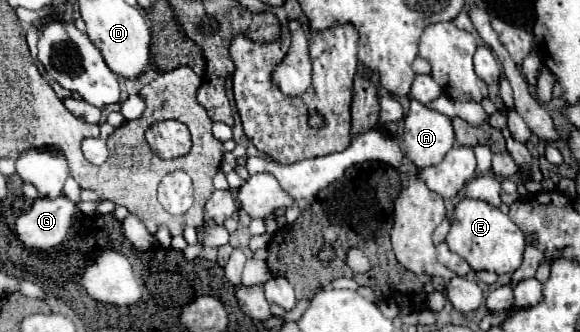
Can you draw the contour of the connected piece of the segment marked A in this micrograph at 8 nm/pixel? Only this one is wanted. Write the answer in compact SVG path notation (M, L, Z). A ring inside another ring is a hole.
M413 99L411 109L405 115L405 155L421 169L425 165L441 163L453 143L451 119Z

